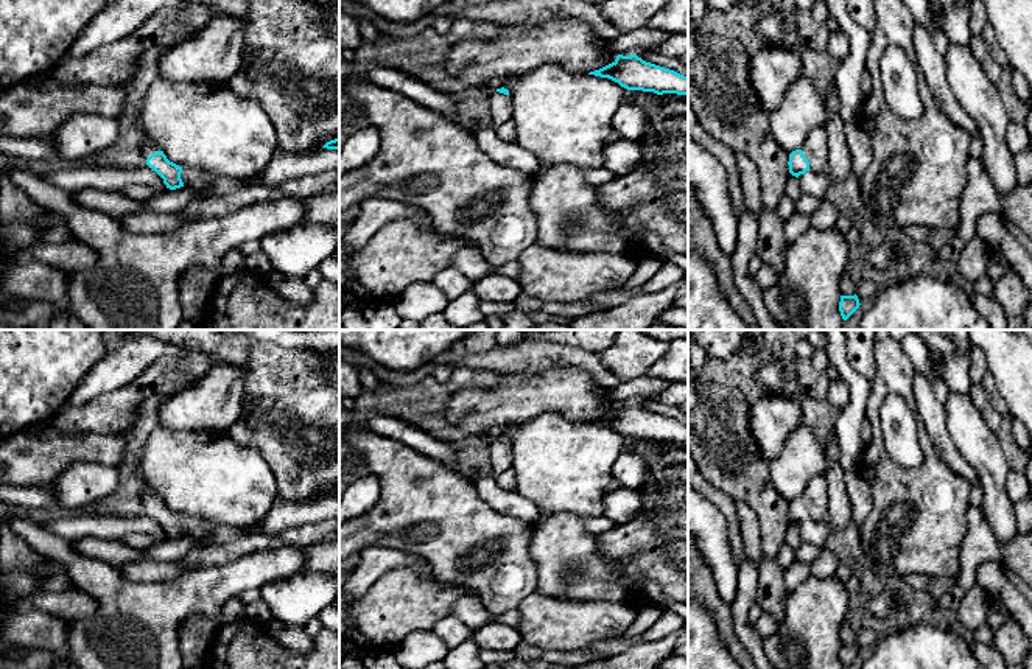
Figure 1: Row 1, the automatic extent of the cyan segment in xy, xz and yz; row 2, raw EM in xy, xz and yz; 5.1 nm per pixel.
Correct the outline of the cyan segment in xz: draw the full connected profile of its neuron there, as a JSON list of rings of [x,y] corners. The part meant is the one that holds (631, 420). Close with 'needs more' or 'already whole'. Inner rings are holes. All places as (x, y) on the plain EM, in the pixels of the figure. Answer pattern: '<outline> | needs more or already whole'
[[[618,403],[612,412],[590,420],[588,423],[609,426],[627,439],[654,440],[657,443],[688,443],[686,425],[674,419],[646,411],[637,403]]] | already whole

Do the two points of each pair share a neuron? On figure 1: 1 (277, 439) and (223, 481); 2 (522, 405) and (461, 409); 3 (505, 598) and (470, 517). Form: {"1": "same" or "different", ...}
{"1": "different", "2": "same", "3": "same"}

